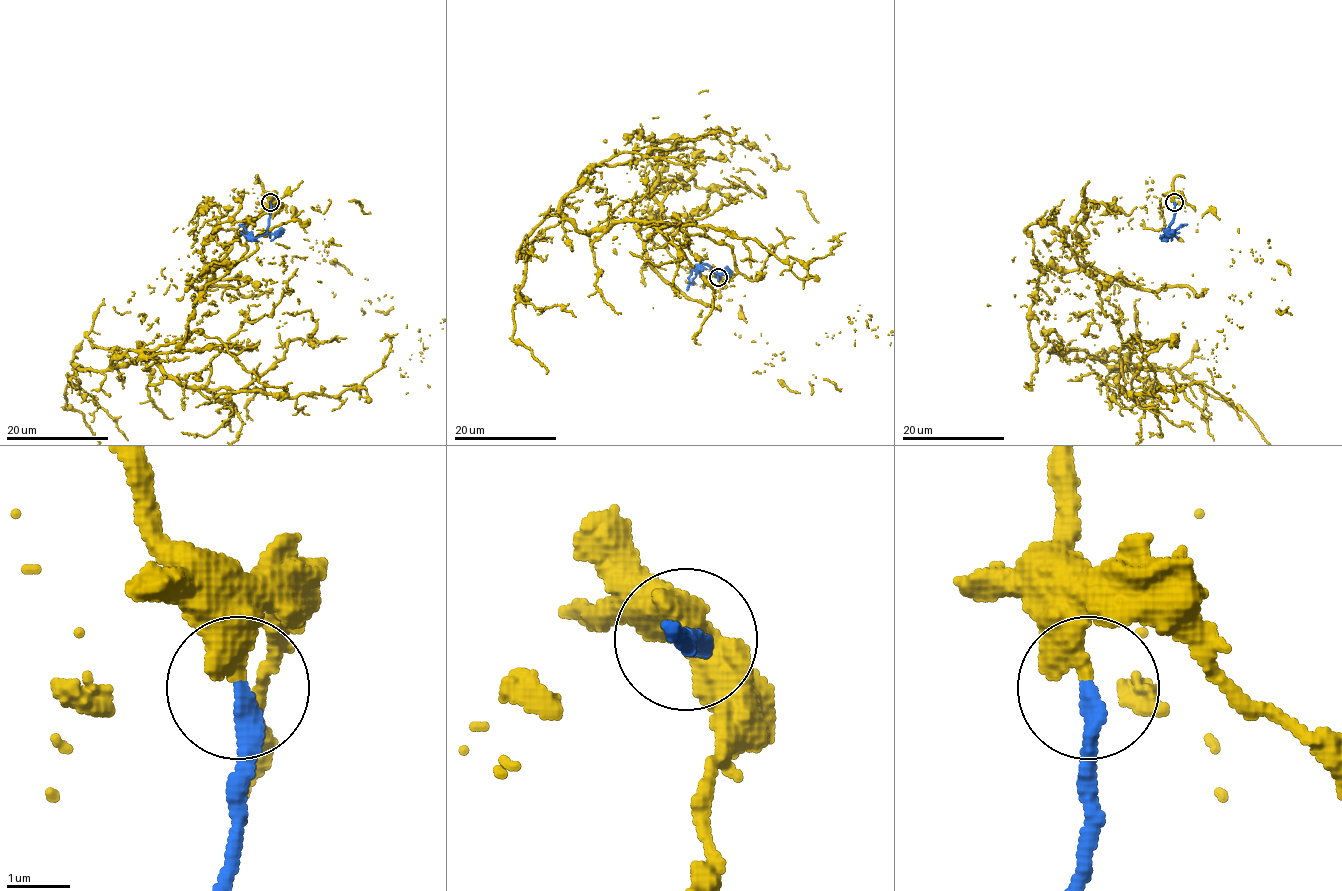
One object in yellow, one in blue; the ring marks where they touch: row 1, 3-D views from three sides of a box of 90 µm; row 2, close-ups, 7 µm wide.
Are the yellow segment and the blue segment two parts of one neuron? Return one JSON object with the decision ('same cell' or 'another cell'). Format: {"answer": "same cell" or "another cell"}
{"answer": "same cell"}

